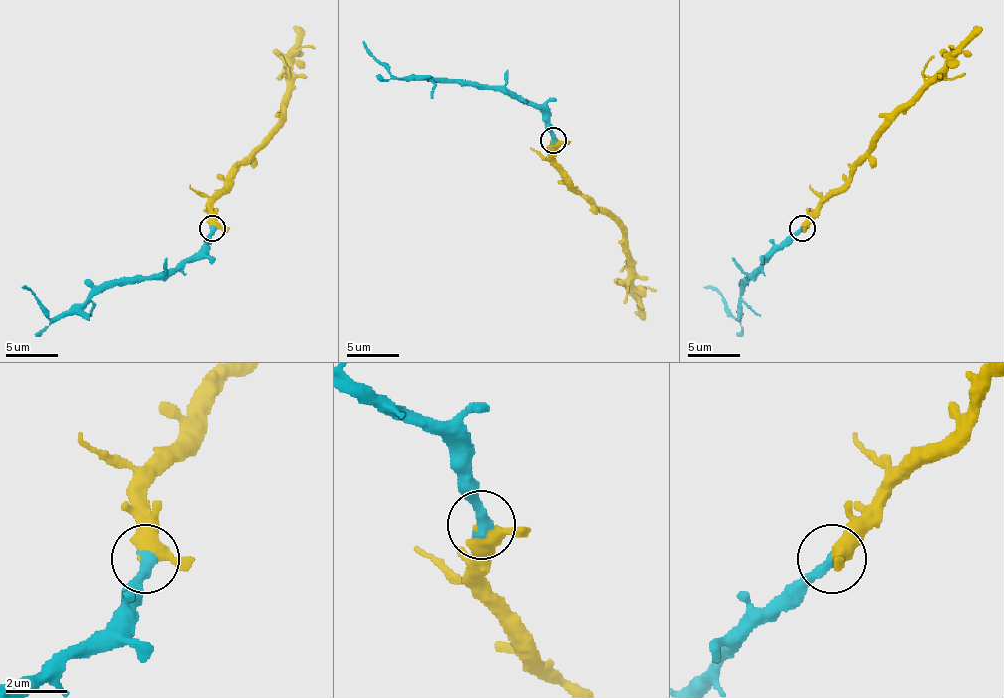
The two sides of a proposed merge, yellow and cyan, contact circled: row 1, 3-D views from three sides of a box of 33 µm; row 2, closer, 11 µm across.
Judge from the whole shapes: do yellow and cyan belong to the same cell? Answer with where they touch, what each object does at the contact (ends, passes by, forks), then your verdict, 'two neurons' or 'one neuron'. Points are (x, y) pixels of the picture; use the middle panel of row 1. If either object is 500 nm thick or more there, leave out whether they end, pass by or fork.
place (553, 140); yellow passes by; cyan ends; one neuron

